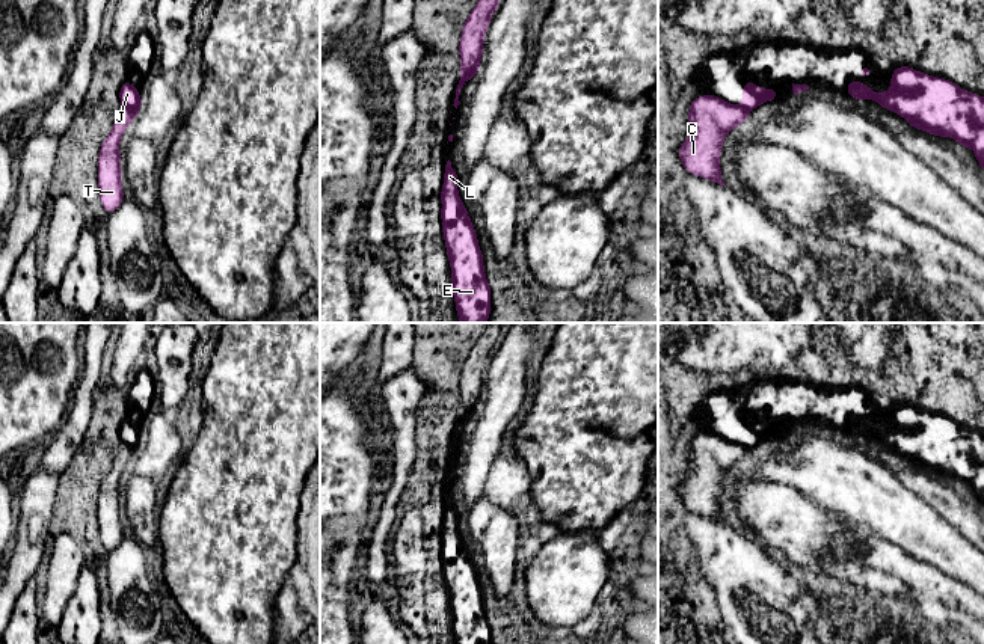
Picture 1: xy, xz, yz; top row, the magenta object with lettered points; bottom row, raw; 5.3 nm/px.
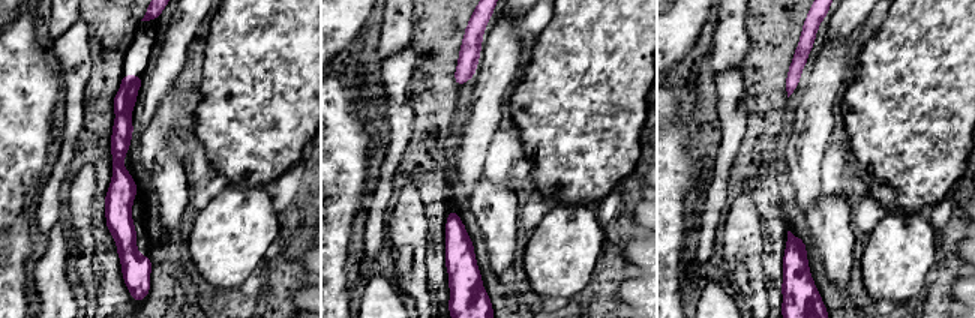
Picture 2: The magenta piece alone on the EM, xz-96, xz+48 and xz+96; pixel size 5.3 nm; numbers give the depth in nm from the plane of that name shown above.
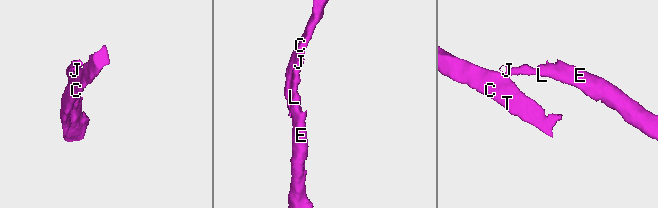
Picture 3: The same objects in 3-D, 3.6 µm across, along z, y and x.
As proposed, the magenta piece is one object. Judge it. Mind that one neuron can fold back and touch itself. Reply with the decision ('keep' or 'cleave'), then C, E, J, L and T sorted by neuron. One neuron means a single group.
cleave; C T / E J L

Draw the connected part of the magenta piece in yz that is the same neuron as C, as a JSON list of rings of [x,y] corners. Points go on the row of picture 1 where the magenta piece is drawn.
[[[702,95],[691,101],[688,112],[688,139],[678,148],[685,170],[691,175],[724,186],[720,155],[726,134],[746,124],[749,112],[715,95]]]

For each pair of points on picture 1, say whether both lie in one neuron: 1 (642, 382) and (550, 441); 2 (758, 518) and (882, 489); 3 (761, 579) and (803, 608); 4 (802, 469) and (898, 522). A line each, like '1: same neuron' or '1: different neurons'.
1: same neuron
2: different neurons
3: same neuron
4: same neuron

